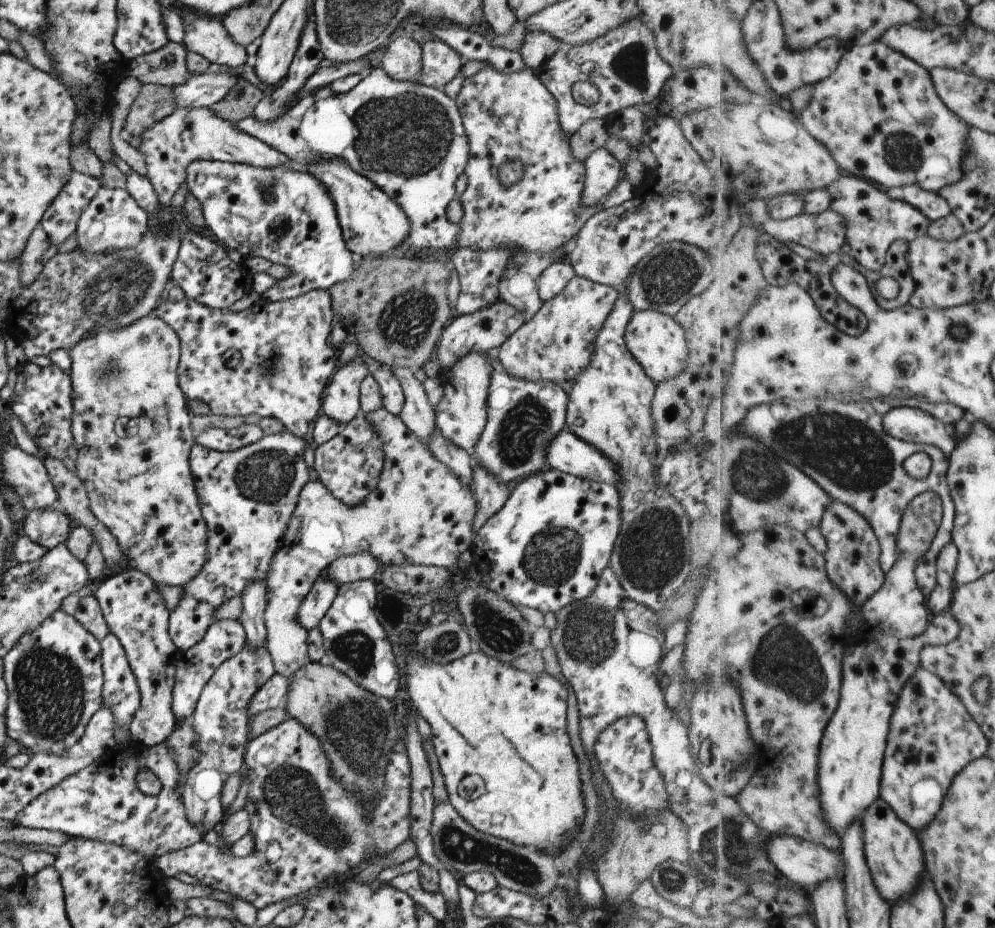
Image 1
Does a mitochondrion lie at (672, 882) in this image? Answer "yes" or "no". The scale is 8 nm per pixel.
yes

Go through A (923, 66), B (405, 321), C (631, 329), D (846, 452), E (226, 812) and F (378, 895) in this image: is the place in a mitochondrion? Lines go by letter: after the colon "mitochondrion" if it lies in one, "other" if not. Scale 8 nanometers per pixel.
A: other
B: mitochondrion
C: other
D: mitochondrion
E: other
F: other

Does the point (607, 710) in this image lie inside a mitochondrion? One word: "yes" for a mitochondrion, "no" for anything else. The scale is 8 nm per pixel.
no

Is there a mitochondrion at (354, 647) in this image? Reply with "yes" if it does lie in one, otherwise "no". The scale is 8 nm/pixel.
yes

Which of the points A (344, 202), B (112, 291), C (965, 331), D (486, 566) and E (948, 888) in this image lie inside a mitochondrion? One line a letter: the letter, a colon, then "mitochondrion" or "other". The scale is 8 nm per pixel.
A: other
B: mitochondrion
C: other
D: other
E: other

